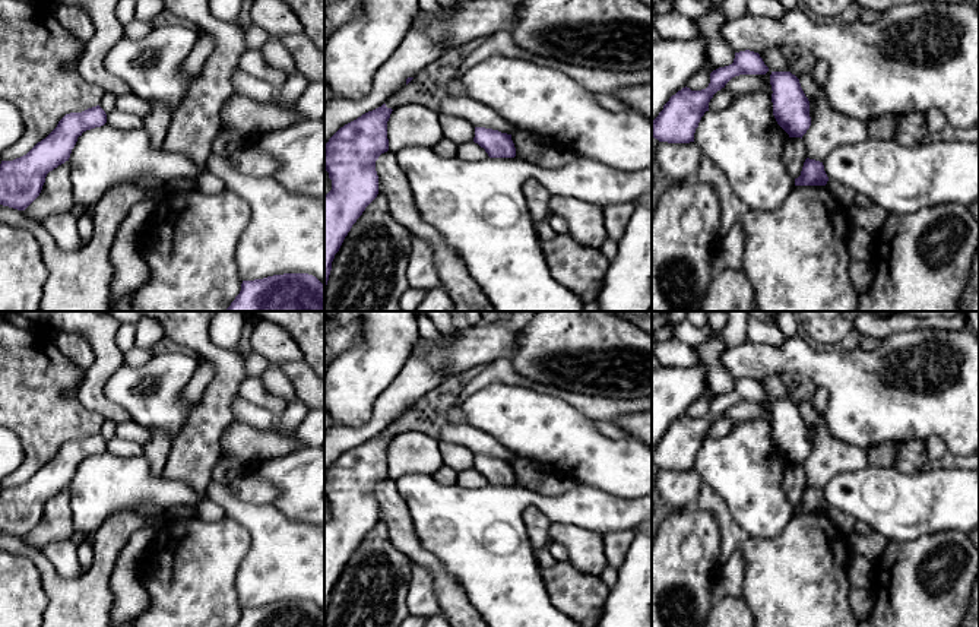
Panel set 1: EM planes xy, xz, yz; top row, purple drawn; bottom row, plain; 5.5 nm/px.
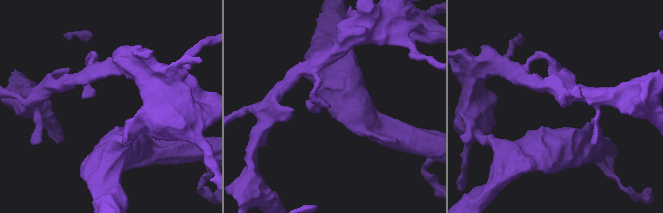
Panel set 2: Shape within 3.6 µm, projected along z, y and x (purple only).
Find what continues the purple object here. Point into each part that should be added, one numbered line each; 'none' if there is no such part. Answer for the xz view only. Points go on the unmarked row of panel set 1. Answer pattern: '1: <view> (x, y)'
none

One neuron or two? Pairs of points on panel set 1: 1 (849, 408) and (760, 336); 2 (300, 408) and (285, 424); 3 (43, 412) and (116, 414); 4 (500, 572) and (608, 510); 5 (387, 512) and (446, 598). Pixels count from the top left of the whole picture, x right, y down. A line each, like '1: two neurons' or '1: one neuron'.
1: two neurons
2: one neuron
3: two neurons
4: one neuron
5: one neuron

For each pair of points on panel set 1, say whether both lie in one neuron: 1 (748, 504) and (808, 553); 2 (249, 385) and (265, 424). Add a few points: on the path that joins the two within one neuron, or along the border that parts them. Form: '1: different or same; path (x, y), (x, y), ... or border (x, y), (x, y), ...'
1: different; border (795, 513), (778, 535), (750, 537)
2: different; border (238, 393), (265, 407), (275, 417)

